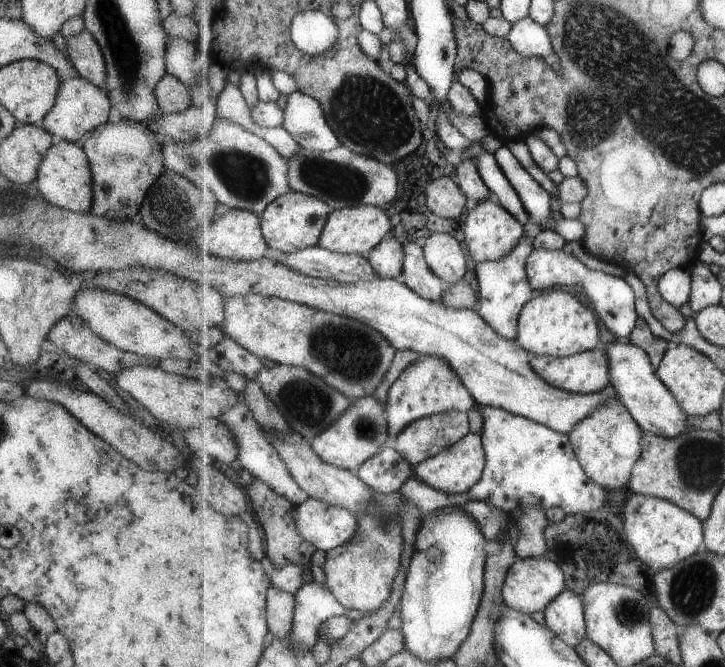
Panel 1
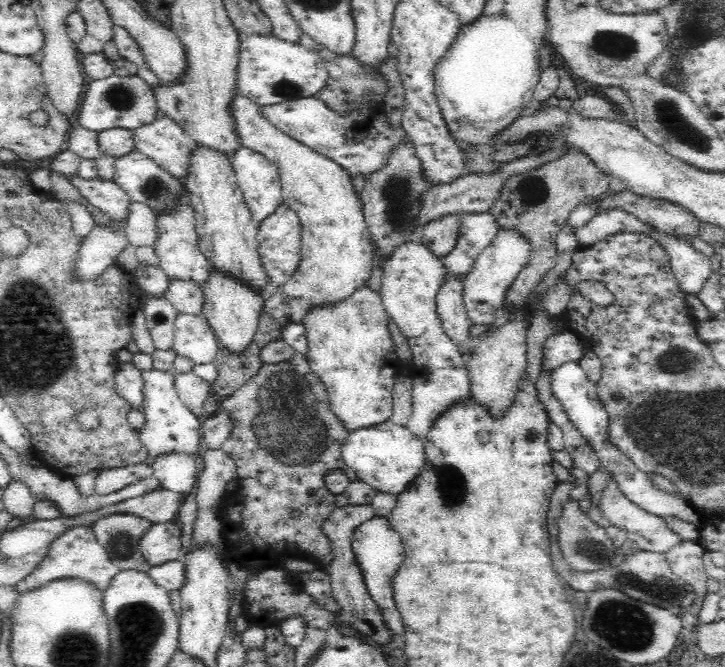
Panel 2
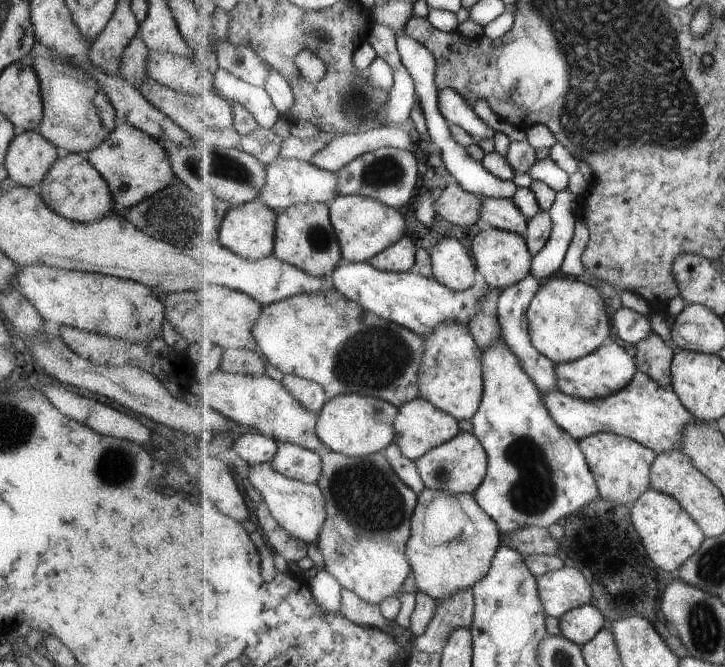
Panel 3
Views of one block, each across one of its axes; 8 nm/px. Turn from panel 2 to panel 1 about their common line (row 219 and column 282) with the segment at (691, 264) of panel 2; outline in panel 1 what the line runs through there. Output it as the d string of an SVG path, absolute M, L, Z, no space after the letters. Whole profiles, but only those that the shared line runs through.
M270 586L268 591L268 623L274 638L285 640L285 636L291 634L296 606L296 594Z

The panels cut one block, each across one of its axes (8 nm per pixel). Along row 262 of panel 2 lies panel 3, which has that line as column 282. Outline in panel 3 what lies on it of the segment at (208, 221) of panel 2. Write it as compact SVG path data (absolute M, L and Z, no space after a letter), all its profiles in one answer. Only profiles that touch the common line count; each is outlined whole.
M301 202L278 212L274 256L297 266L313 276L331 277L344 261L342 246L338 243L331 221L329 204Z

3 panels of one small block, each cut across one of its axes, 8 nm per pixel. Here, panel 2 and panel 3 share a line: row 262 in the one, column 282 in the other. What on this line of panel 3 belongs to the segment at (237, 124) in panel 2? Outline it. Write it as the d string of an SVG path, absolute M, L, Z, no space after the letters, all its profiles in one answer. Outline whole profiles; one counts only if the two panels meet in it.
M336 289L321 294L299 294L263 307L255 322L254 338L266 361L284 375L294 375L321 384L329 399L354 393L376 397L401 407L421 396L419 368L426 355L425 339L417 332L376 316Z

